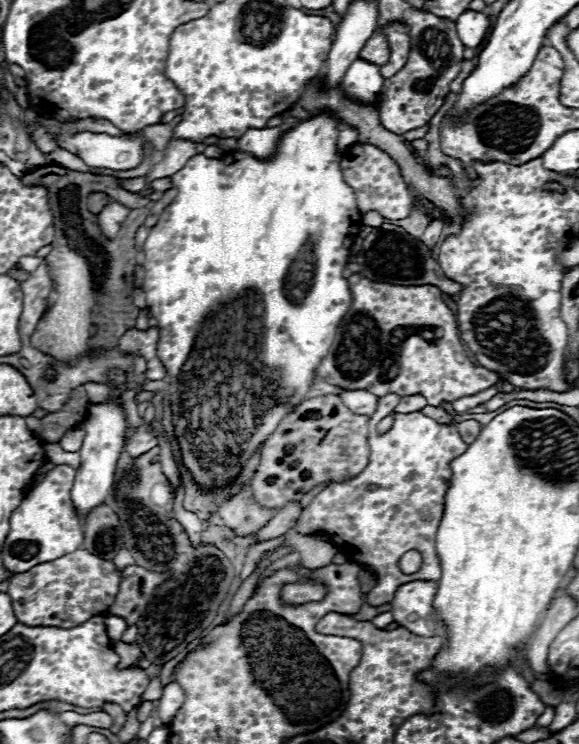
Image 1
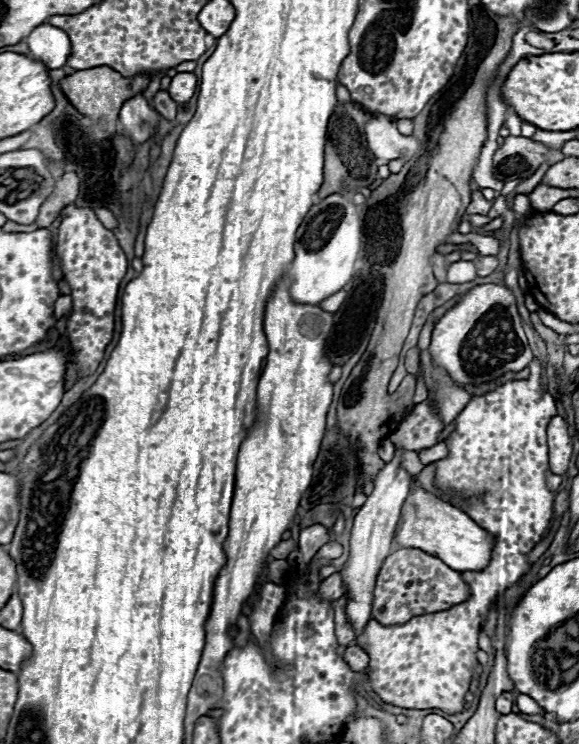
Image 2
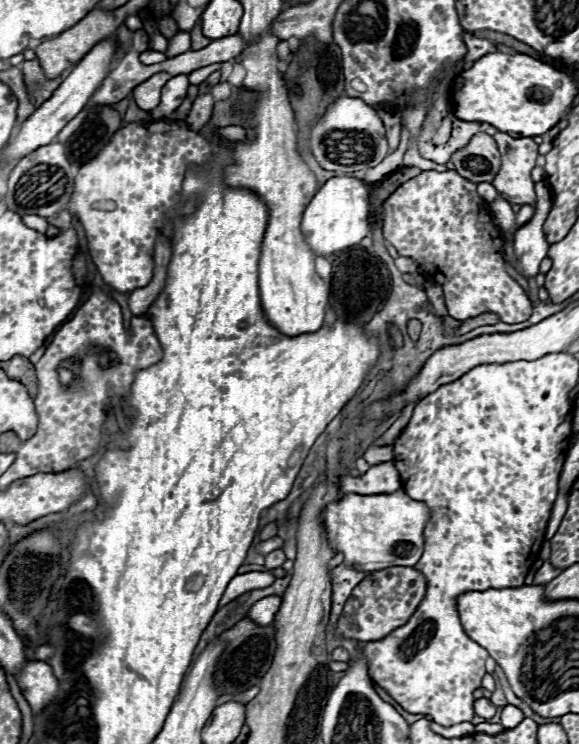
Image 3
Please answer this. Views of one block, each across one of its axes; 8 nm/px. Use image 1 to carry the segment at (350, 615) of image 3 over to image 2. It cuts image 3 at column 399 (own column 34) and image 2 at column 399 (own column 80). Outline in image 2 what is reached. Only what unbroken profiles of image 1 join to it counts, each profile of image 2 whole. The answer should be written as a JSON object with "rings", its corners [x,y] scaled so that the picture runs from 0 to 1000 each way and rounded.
{"rings":[[[691,737],[674,745],[649,780],[642,828],[663,841],[698,839],[715,828],[774,820],[812,804],[812,788],[791,766],[774,763],[760,750],[718,737]]]}

